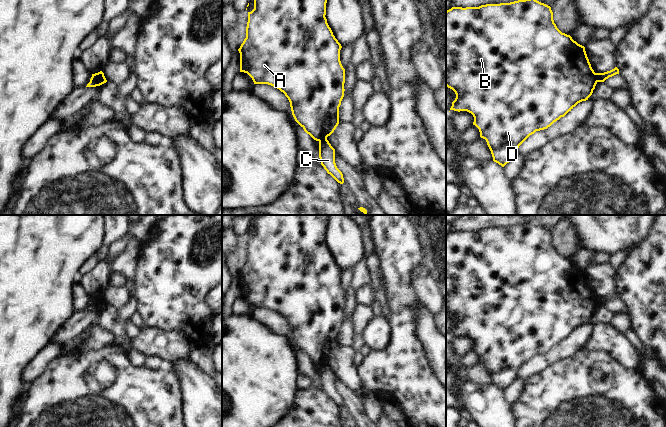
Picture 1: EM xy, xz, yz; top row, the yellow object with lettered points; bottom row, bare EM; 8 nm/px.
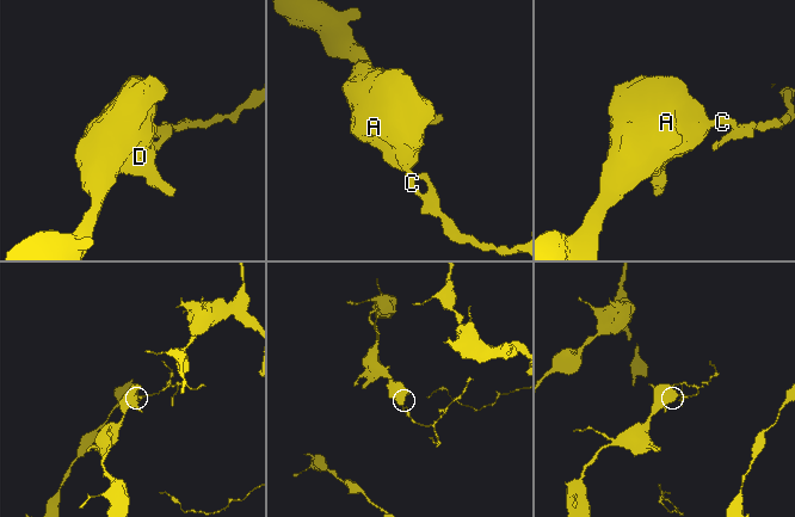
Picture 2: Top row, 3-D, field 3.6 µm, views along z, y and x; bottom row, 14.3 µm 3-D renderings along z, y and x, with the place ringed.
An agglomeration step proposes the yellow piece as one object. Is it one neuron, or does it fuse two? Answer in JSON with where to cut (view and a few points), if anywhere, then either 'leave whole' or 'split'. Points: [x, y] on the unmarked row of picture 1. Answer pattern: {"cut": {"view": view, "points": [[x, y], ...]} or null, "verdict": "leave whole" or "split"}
{"cut": {"view": "xy", "points": [[96, 297], [100, 308]]}, "verdict": "split"}

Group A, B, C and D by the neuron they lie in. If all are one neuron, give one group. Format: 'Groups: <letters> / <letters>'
Groups: A B D / C.

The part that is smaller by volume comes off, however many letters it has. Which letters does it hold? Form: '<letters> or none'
C

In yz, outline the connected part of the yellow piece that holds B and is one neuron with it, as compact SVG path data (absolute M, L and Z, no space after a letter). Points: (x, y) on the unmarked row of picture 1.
M534 222L510 227L486 228L479 231L452 231L446 235L446 310L456 318L450 335L467 335L473 339L473 349L479 353L480 361L486 364L493 385L502 391L518 378L519 370L530 359L536 355L547 353L561 341L564 341L578 327L588 324L597 308L595 298L585 271L574 265L570 259L562 257L554 247L551 231Z

